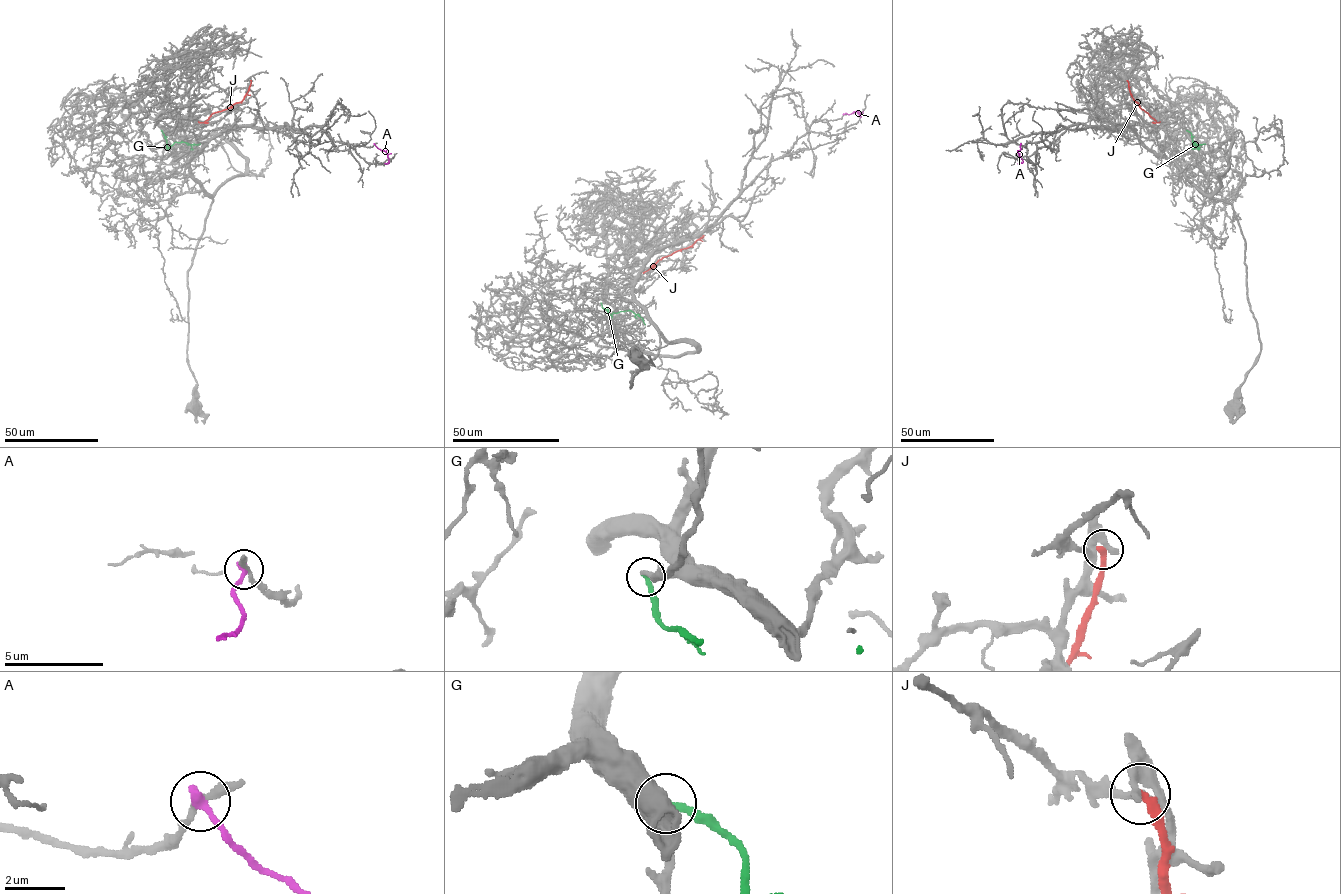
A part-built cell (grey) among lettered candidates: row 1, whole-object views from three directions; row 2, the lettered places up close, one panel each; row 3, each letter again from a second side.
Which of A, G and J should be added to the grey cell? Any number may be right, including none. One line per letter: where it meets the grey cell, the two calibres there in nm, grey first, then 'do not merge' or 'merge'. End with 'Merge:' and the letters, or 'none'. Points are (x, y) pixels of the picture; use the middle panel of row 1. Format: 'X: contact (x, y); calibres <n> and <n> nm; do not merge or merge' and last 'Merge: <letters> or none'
A: contact (844, 114); calibres 200 and 360 nm; do not merge
G: contact (601, 303); calibres 240 and 260 nm; do not merge
J: contact (703, 235); calibres 380 and 320 nm; do not merge
Merge: none

